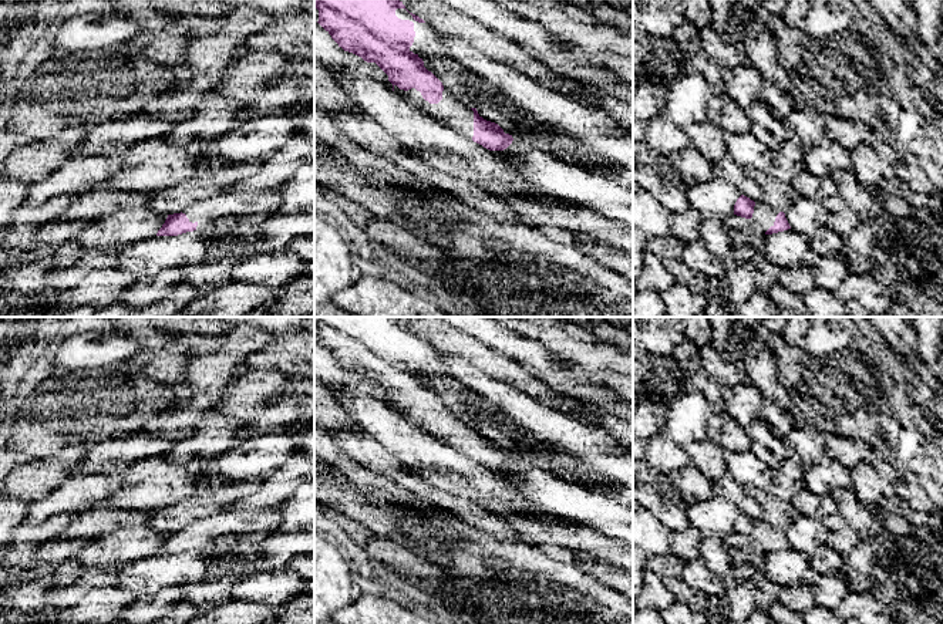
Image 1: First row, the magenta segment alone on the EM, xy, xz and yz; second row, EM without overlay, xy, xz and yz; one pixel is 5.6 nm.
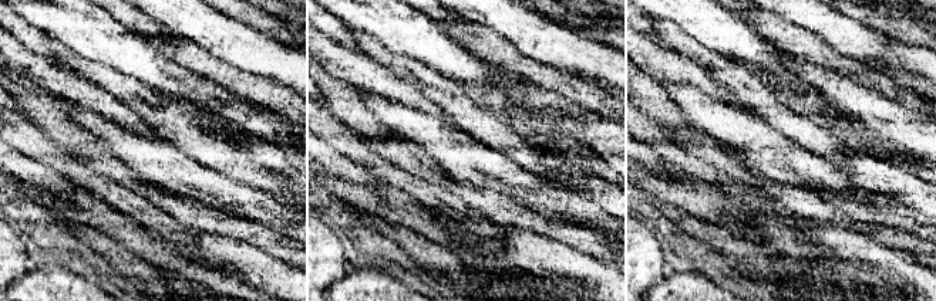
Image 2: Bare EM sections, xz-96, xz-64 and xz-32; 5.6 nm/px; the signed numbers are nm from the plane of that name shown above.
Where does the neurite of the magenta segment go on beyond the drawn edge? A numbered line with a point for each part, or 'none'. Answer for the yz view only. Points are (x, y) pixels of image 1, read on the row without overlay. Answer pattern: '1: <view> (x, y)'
1: yz (764, 533)

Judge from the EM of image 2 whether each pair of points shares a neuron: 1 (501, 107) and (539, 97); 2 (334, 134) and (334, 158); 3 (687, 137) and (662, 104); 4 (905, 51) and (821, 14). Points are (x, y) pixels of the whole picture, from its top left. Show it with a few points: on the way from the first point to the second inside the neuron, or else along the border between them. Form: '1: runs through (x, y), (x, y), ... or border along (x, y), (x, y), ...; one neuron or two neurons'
1: runs through (511, 100), (514, 97), (529, 97); one neuron
2: border along (334, 149), (364, 166); two neurons
3: border along (646, 114), (663, 122), (692, 125); two neurons
4: runs through (884, 51), (859, 43), (842, 31); one neuron

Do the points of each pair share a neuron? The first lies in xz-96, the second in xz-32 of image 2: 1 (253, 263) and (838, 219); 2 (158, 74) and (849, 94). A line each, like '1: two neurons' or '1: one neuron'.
1: two neurons
2: two neurons

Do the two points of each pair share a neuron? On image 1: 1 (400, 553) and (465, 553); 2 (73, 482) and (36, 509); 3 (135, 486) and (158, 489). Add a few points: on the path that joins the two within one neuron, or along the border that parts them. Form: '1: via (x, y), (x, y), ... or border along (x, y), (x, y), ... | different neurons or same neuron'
1: border along (423, 557), (441, 569), (445, 583) | different neurons
2: via (64, 492), (46, 508) | same neuron
3: via (141, 486), (152, 486) | same neuron

